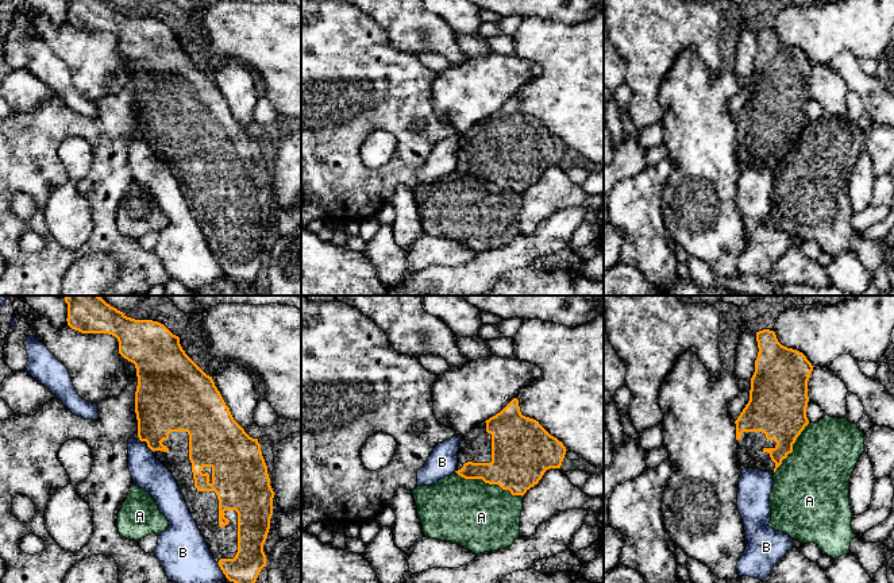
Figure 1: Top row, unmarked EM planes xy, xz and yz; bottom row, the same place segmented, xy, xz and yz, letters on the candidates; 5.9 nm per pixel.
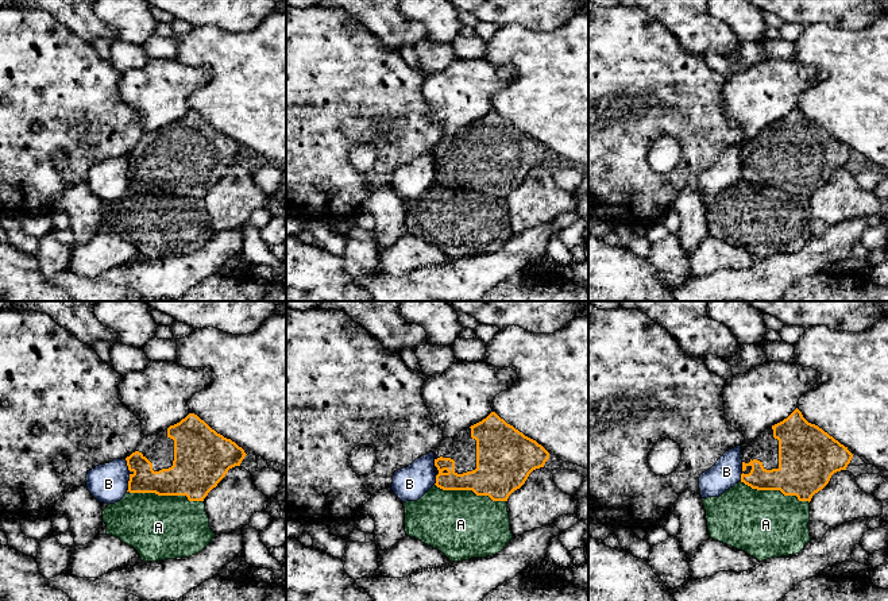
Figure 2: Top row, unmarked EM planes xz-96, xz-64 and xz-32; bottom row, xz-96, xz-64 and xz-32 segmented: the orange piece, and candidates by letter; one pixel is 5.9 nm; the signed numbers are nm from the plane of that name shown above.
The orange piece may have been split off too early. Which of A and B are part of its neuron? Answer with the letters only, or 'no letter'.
no letter

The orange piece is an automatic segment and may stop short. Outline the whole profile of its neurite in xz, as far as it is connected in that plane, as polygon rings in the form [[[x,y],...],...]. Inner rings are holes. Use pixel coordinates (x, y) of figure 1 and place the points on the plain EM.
[[[513,96],[500,111],[462,135],[455,170],[465,177],[498,182],[512,193],[523,194],[539,181],[547,167],[560,166],[566,148],[563,140],[551,134],[539,119],[523,113],[519,97]]]

